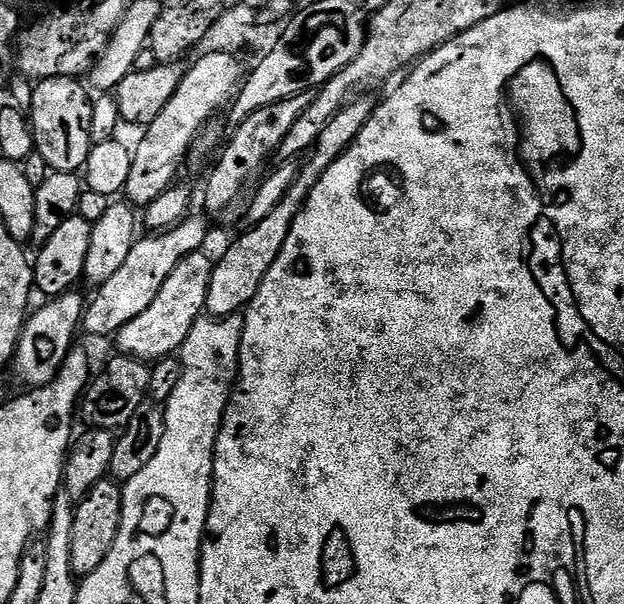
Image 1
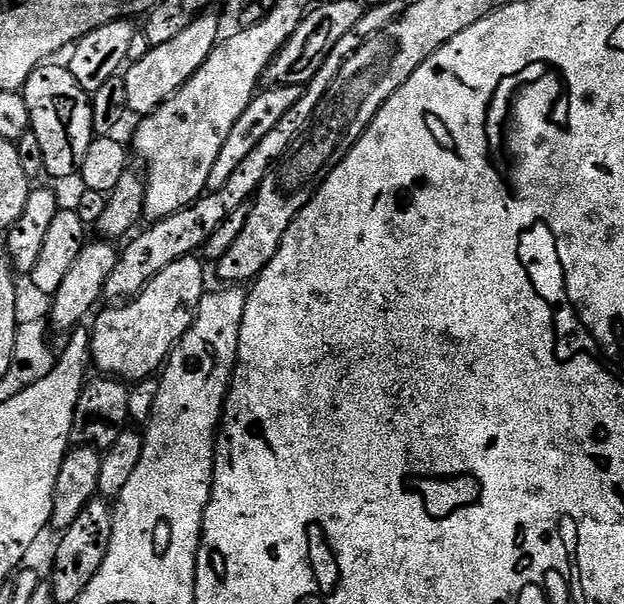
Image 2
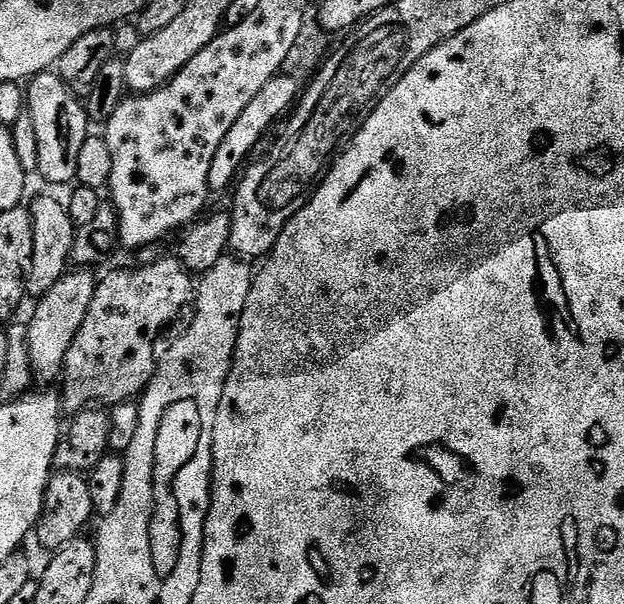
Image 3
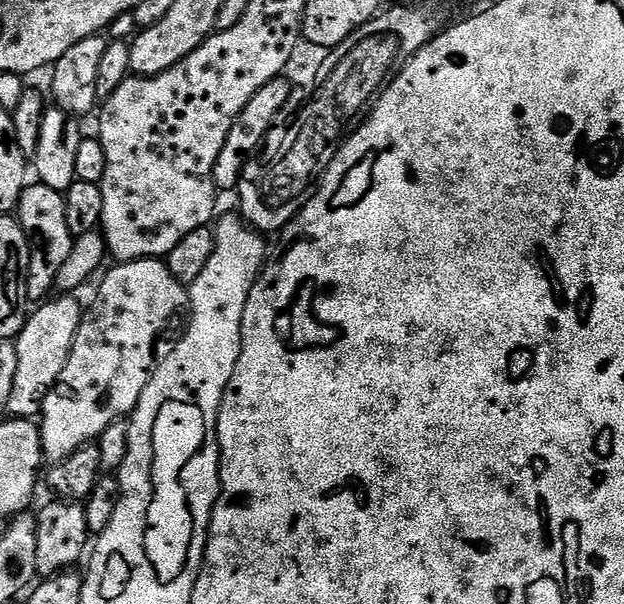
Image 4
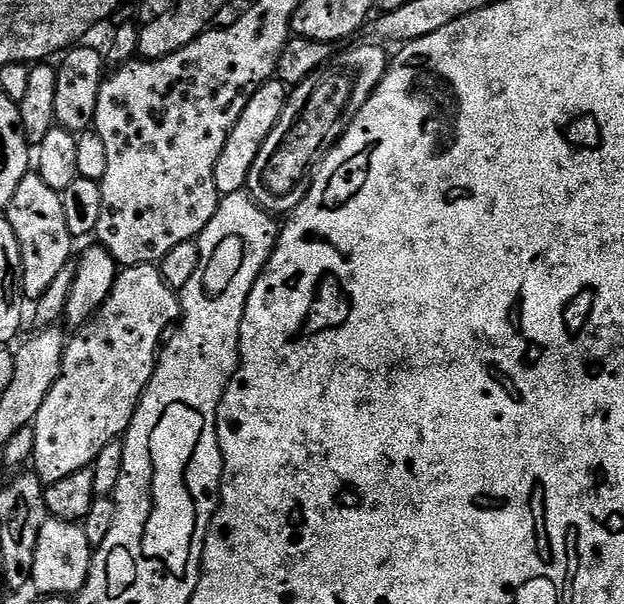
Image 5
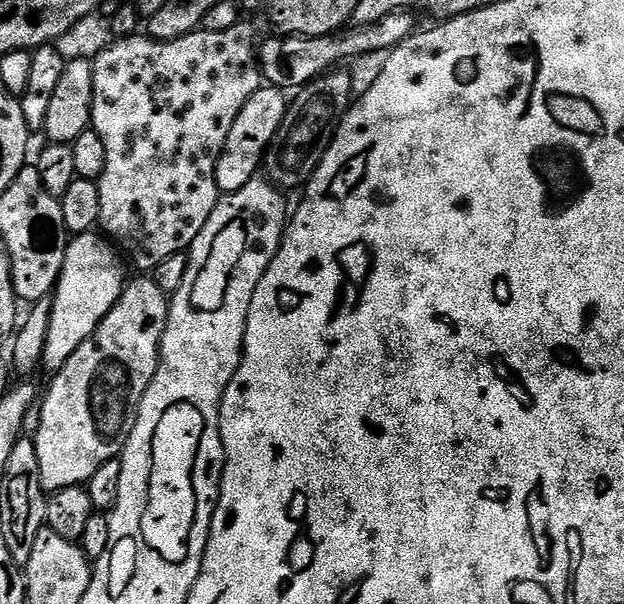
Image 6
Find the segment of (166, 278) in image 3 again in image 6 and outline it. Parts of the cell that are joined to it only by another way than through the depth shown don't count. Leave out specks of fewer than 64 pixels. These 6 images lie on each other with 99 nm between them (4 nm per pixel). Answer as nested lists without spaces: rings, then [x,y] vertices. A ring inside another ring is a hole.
[[[152,278],[129,279],[110,314],[106,314],[94,334],[90,334],[90,338],[86,338],[86,342],[82,342],[74,354],[70,354],[66,366],[62,366],[62,370],[51,377],[52,385],[48,393],[42,396],[44,405],[38,408],[40,424],[34,433],[40,484],[45,493],[87,485],[88,480],[94,478],[102,466],[106,466],[106,462],[117,459],[123,452],[128,431],[132,429],[132,421],[136,418],[140,397],[150,386],[156,367],[160,364],[160,340],[164,337],[164,327],[168,321],[169,303],[169,297]]]

